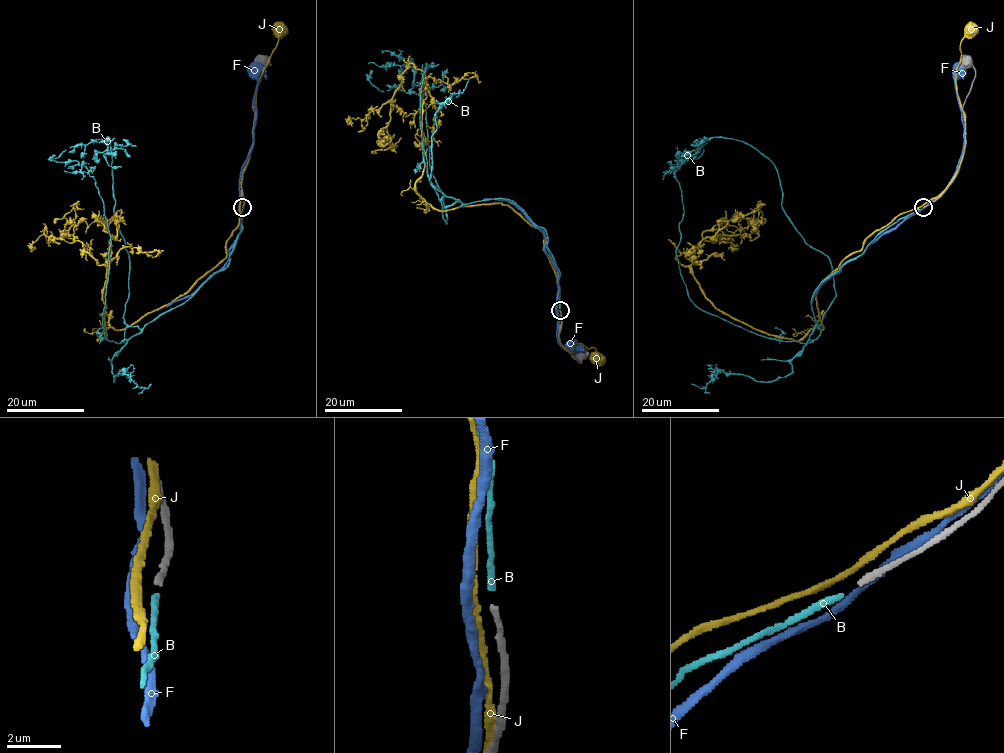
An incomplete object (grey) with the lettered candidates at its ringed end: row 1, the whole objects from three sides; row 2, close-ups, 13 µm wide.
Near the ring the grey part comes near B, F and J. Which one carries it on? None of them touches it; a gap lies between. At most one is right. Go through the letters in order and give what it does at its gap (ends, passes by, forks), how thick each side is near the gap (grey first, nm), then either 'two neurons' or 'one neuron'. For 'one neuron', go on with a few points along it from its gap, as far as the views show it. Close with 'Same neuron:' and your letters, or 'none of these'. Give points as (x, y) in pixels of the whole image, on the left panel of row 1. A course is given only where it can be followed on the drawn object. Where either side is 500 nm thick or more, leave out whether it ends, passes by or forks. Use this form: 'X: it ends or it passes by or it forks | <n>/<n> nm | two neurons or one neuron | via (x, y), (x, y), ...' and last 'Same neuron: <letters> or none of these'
B: it ends | 200/240 nm | one neuron | via (242, 208), (229, 264), (142, 328), (129, 326), (123, 317), (129, 255), (113, 212), (109, 140), (54, 155)
F: it passes by | 200/280 nm | two neurons
J: it passes by | 200/240 nm | two neurons
Same neuron: B

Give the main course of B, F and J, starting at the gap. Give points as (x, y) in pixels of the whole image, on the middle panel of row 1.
B: (559, 308), (547, 232), (508, 199), (456, 201), (441, 210), (446, 223), (424, 100), (379, 91), (372, 70)
F: (557, 310), (556, 339), (570, 351), (575, 344)
J: (557, 308), (559, 342), (570, 352), (575, 343), (586, 348), (593, 347), (595, 356)

